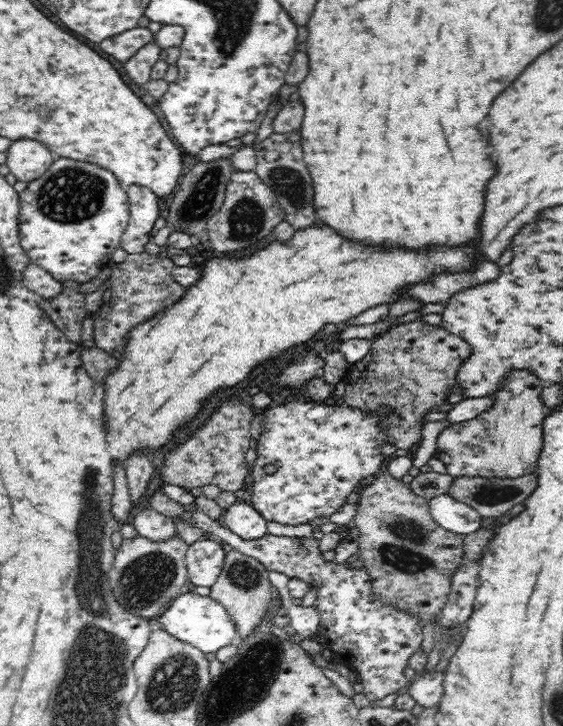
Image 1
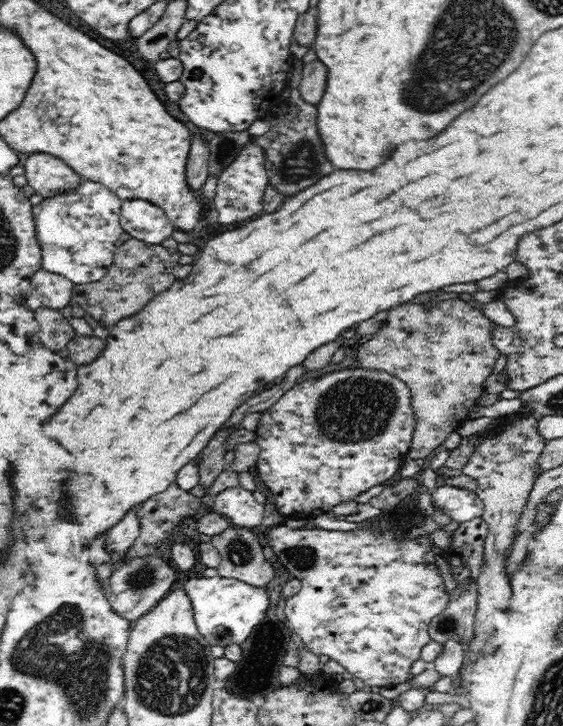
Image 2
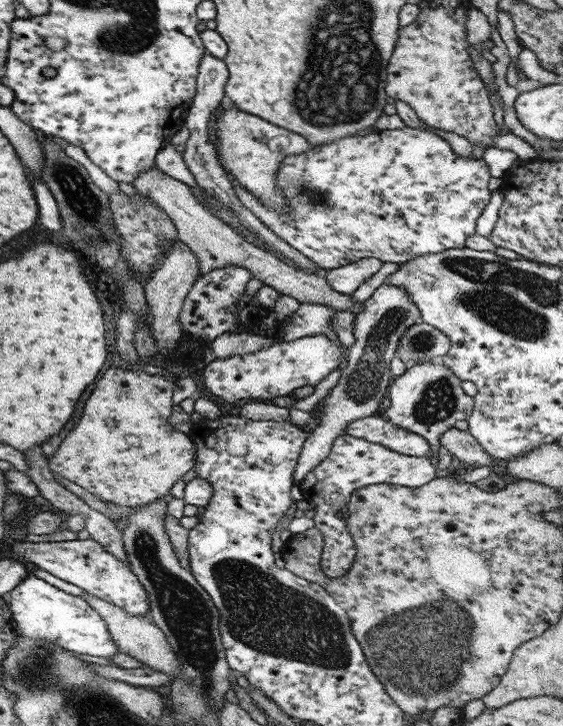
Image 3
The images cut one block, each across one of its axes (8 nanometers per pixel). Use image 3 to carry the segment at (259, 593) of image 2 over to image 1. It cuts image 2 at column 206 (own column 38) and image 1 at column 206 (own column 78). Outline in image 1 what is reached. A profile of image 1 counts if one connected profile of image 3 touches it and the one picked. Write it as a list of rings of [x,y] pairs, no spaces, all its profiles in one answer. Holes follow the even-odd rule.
[[[188,592],[175,597],[165,608],[160,616],[152,620],[154,627],[164,629],[175,640],[186,642],[203,653],[210,654],[220,648],[231,644],[236,640],[237,633],[234,623],[228,617],[222,604],[207,596],[200,596],[194,592]]]

